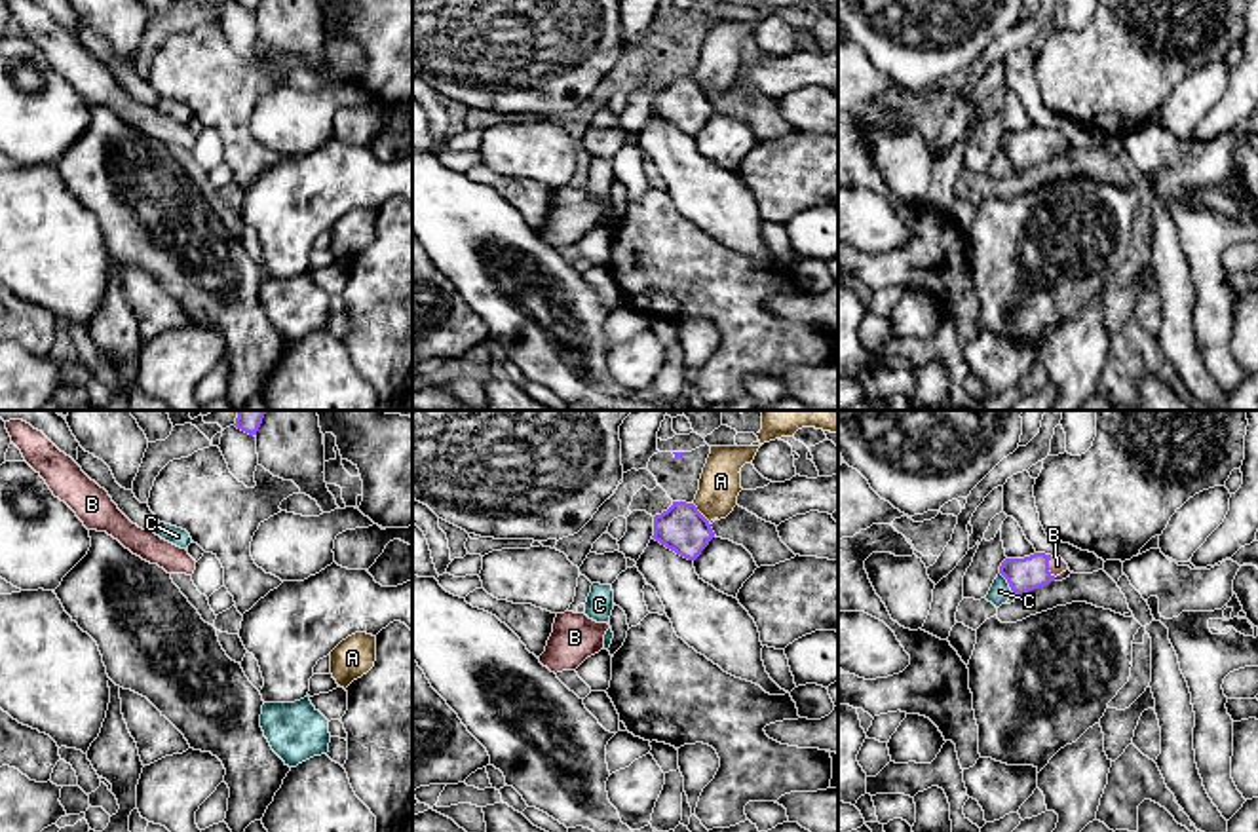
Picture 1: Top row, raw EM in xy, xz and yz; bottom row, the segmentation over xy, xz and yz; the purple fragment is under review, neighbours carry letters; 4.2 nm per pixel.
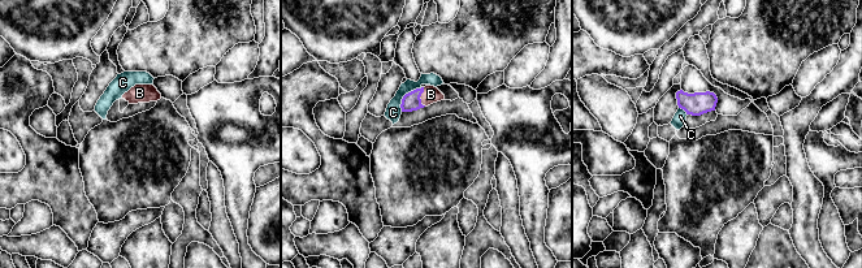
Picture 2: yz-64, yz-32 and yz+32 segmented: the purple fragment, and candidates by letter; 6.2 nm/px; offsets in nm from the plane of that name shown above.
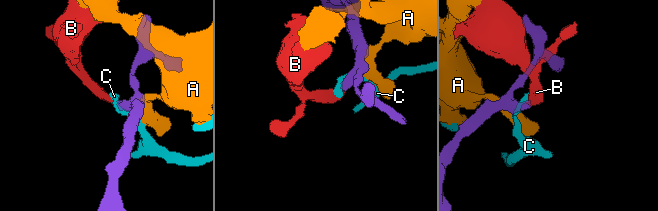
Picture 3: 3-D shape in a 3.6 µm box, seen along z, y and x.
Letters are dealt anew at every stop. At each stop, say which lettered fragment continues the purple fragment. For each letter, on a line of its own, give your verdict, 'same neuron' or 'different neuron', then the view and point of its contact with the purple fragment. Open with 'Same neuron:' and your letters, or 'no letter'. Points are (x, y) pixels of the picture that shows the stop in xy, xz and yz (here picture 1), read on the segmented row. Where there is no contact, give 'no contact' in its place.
Same neuron: B
A: different neuron | xz (700, 513)
B: same neuron | yz (1048, 567)
C: different neuron | yz (1008, 582)

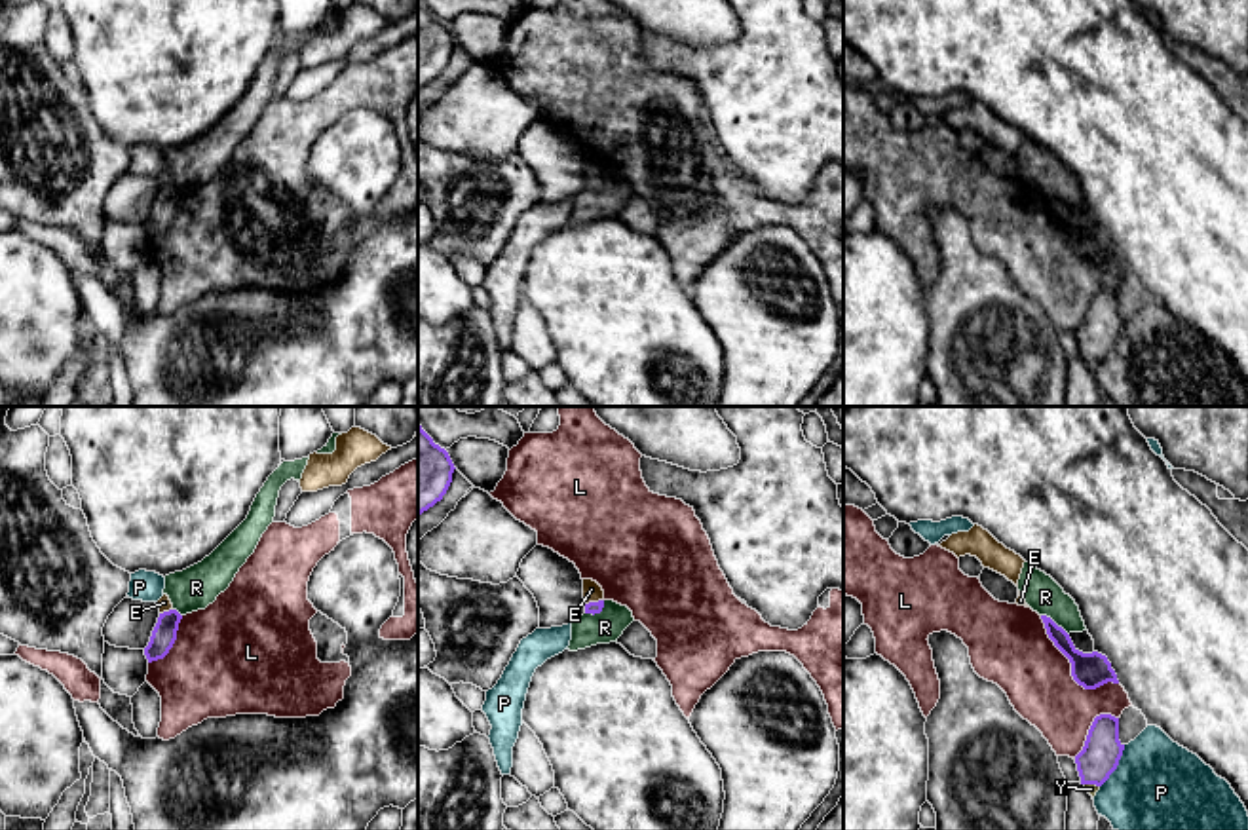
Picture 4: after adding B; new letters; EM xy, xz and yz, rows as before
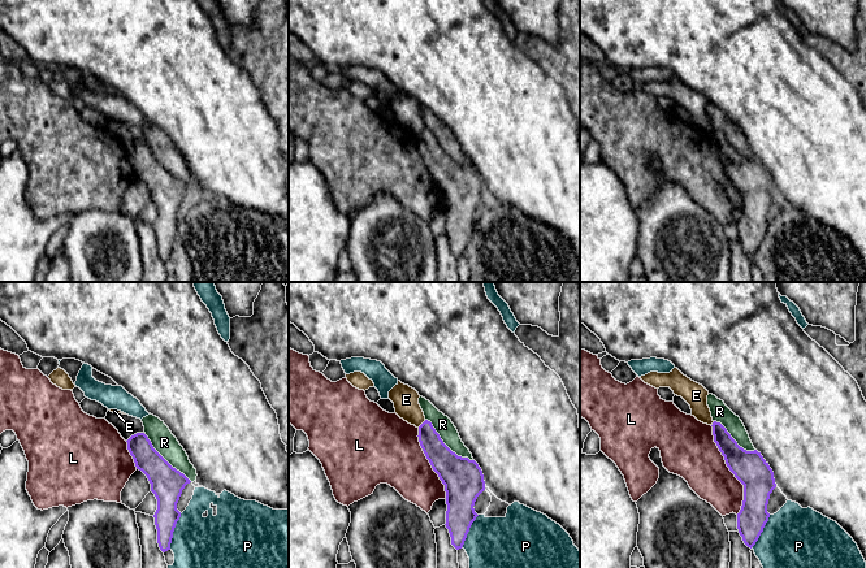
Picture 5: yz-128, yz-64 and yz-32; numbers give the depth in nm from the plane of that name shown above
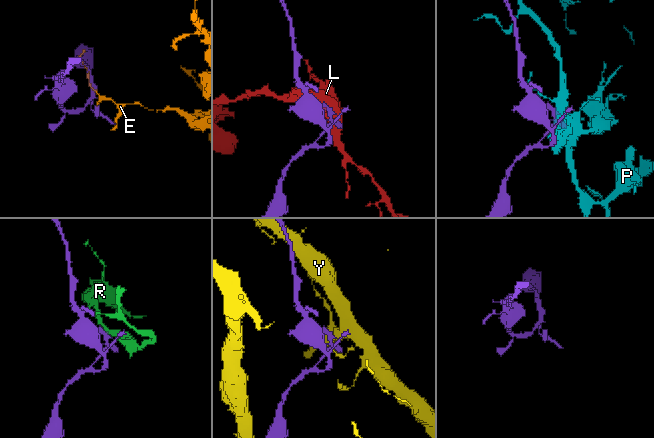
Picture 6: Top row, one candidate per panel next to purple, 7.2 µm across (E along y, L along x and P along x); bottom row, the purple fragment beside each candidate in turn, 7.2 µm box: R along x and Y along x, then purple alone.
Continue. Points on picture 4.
Same neuron: no letter
E: different neuron | xz (593, 603)
L: different neuron | yz (1072, 669)
P: different neuron | yz (1117, 764)
R: different neuron | yz (1053, 622)
Y: different neuron | yz (1093, 783)

